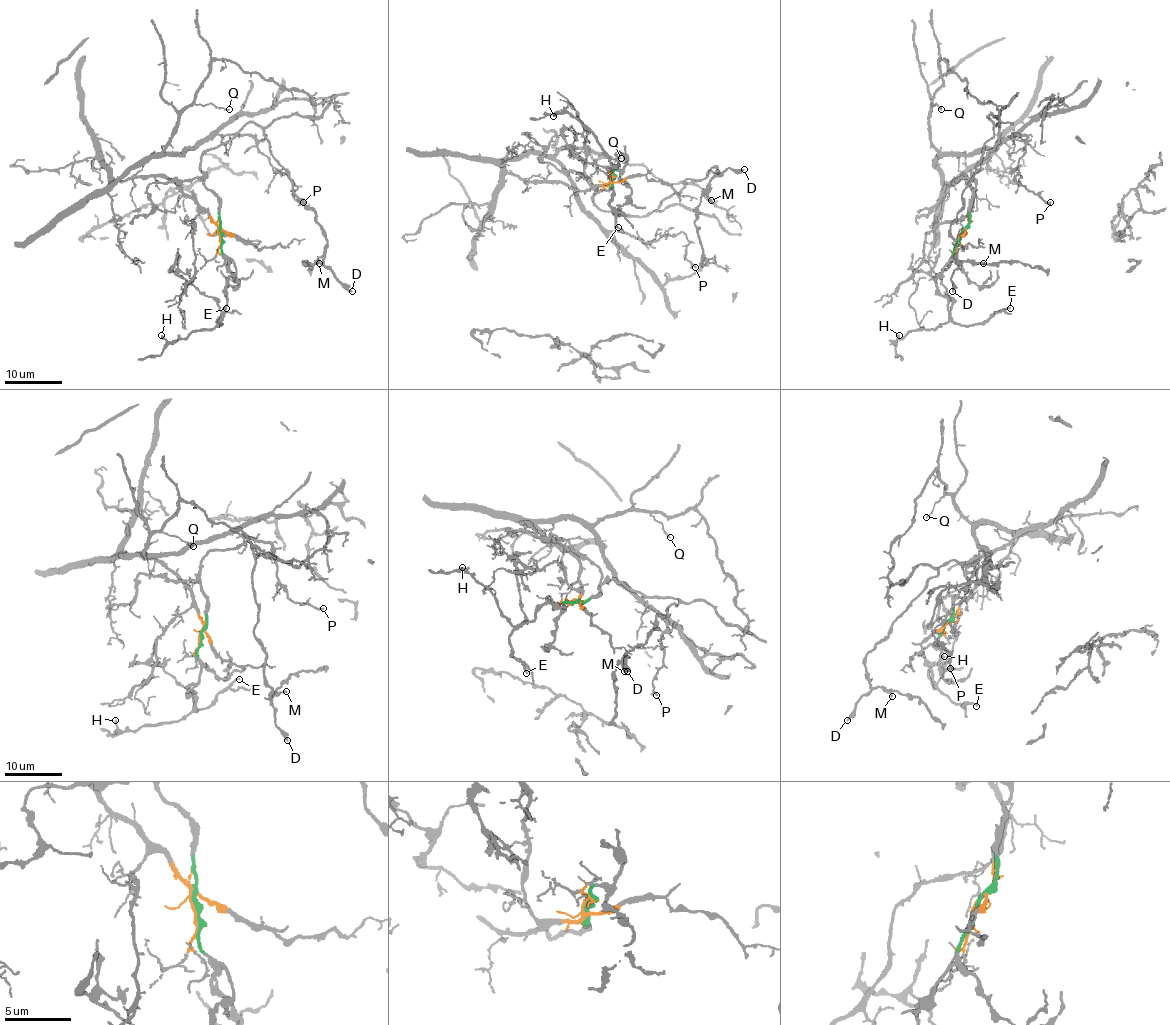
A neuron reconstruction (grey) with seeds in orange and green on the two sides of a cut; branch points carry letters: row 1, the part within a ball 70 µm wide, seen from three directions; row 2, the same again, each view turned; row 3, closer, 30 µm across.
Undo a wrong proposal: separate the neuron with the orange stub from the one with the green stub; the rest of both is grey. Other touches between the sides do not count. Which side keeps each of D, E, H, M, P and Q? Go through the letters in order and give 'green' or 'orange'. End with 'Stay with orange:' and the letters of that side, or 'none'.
D: green
E: green
H: green
M: green
P: orange
Q: orange
Stay with orange: P, Q

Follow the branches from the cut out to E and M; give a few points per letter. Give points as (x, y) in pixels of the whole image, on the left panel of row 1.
E: (219, 233), (220, 251), (233, 262), (236, 272), (227, 281), (227, 299), (219, 325), (217, 318), (226, 308)
M: (219, 233), (219, 200), (203, 183), (200, 158), (255, 122), (295, 193), (320, 225), (326, 239), (319, 263)

